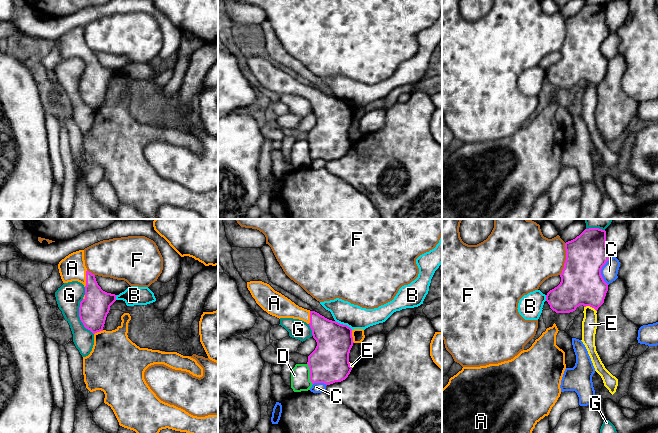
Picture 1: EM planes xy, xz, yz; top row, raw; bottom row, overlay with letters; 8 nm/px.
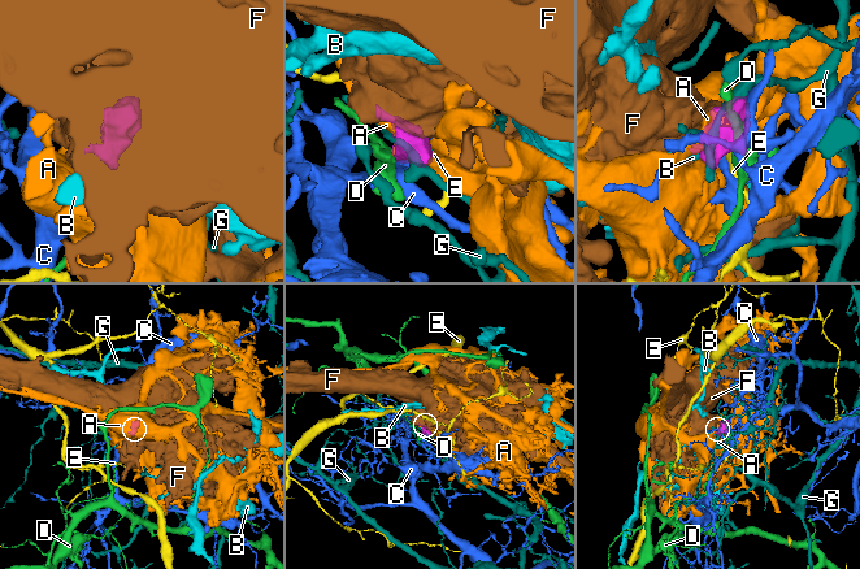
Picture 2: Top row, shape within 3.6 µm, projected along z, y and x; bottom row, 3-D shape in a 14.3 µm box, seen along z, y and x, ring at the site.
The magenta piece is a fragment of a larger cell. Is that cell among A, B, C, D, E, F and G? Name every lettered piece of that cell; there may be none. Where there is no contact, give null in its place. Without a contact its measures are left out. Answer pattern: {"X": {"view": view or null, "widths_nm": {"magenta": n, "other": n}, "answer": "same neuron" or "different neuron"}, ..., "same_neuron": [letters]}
{"A": {"view": "xy", "widths_nm": {"magenta": 220, "other": 200}, "answer": "same neuron"}, "B": {"view": "xz", "widths_nm": {"magenta": 280, "other": 190}, "answer": "different neuron"}, "C": {"view": "yz", "widths_nm": {"magenta": 340, "other": 140}, "answer": "different neuron"}, "D": {"view": "xz", "widths_nm": {"magenta": 320, "other": 160}, "answer": "different neuron"}, "E": {"view": "yz", "widths_nm": {"magenta": 340, "other": 130}, "answer": "different neuron"}, "F": {"view": "yz", "widths_nm": {"magenta": 340, "other": 380}, "answer": "different neuron"}, "G": {"view": "xy", "widths_nm": {"magenta": 240, "other": 200}, "answer": "different neuron"}, "same_neuron": ["A"]}

